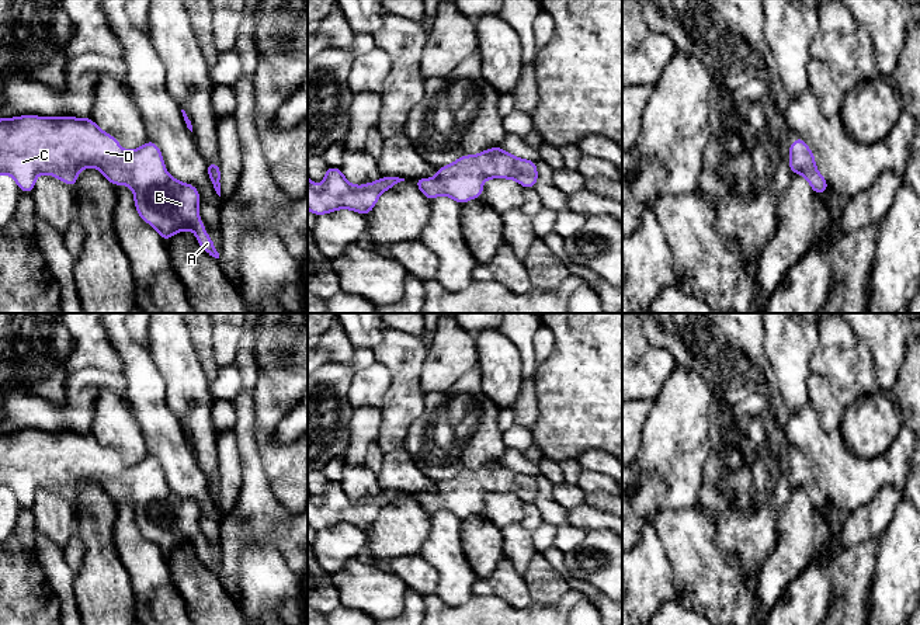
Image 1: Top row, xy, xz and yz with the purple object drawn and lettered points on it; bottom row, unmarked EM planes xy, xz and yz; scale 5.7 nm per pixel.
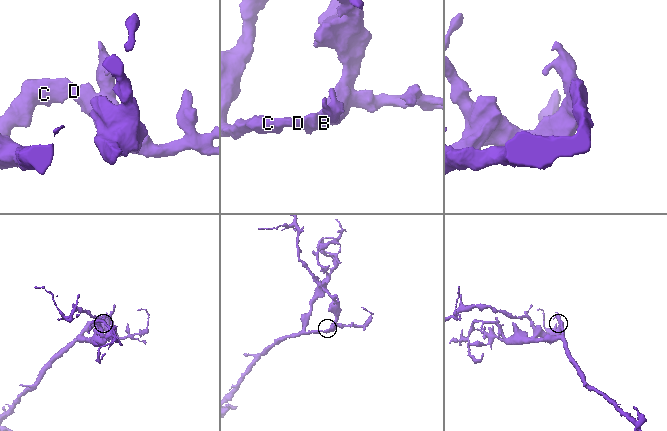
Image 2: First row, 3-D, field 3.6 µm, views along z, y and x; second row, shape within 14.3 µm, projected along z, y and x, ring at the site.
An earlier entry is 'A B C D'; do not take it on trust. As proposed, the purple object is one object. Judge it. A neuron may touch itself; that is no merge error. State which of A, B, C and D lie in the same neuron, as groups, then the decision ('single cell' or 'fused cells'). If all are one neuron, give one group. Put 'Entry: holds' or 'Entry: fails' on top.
Entry: holds
groups A B C D; single cell

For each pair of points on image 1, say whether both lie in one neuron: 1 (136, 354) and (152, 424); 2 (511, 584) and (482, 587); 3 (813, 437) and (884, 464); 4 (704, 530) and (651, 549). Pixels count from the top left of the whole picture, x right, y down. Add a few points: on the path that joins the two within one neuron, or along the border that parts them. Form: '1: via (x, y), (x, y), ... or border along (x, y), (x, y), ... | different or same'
1: via (139, 371), (145, 384), (148, 408) | same
2: via (504, 584), (489, 587) | same
3: via (830, 454), (843, 466), (867, 466) | same
4: border along (652, 521), (673, 576) | different

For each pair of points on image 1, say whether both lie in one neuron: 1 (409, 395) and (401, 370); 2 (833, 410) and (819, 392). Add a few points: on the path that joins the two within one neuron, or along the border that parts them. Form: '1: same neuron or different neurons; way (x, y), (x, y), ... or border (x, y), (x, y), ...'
1: same neuron; way (406, 389), (406, 375)
2: same neuron; way (829, 406), (820, 396)

